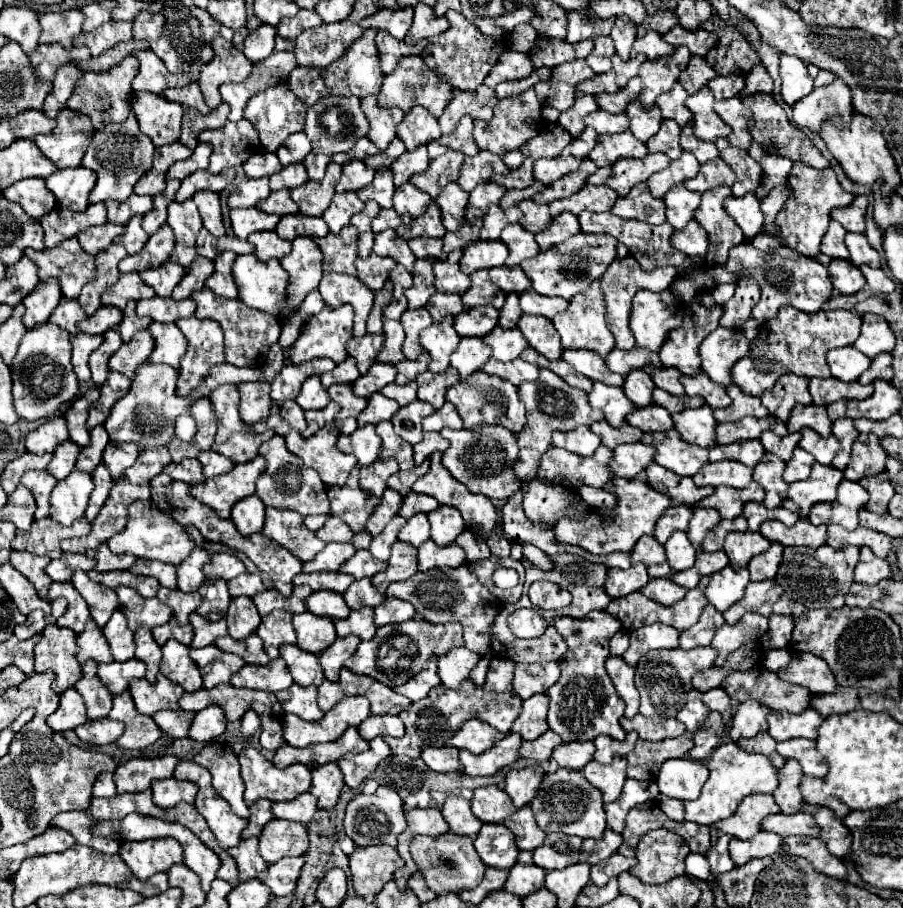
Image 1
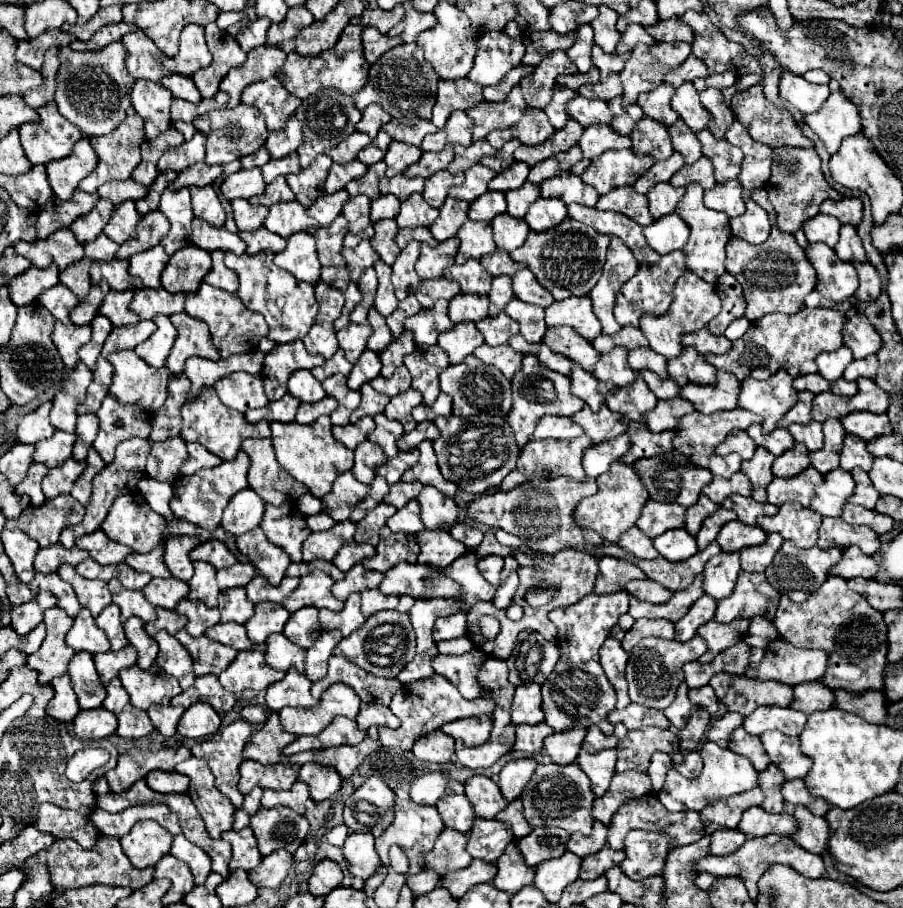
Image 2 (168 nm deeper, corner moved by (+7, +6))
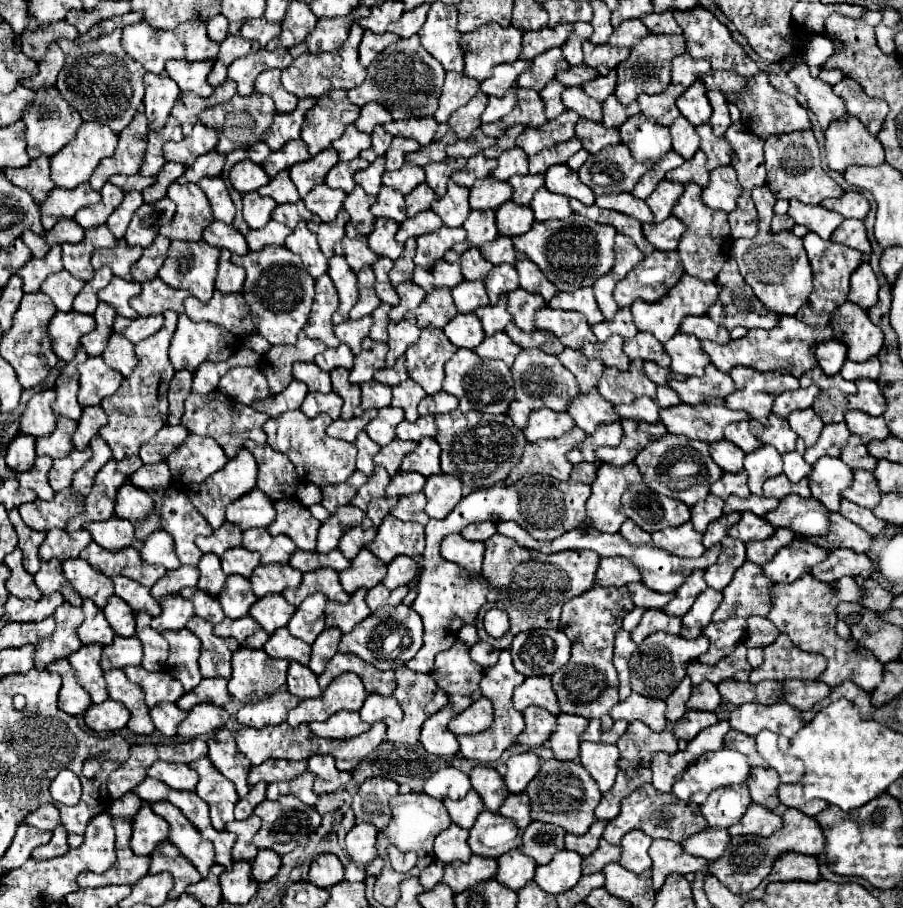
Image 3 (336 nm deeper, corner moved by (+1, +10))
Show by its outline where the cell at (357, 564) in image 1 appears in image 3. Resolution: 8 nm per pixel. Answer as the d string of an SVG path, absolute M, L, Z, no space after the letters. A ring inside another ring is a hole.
M353 527L349 529L341 541L339 541L339 551L349 559L353 561L357 557L357 553L367 547L367 543L371 543L377 535L377 529L363 529L363 527Z

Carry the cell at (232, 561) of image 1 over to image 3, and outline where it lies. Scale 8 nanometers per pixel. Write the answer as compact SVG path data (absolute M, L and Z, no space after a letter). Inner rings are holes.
M227 521L225 525L215 529L213 535L199 537L195 543L201 549L201 553L215 553L217 557L223 557L223 553L227 549L233 549L233 547L241 545L241 529Z

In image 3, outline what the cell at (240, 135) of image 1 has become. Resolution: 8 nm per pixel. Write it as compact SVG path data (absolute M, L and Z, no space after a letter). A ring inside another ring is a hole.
M251 93L247 97L239 97L235 95L231 101L215 105L205 109L203 113L199 113L199 121L203 125L207 125L209 129L215 129L219 133L219 143L217 143L217 153L231 153L237 147L245 147L249 149L251 145L255 145L255 141L263 141L263 133L271 127L271 119L275 117L275 105L271 101L271 97L267 95L259 95L259 93Z

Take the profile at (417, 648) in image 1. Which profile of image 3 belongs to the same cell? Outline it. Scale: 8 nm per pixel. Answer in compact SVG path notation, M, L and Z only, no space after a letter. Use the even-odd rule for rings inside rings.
M397 605L397 607L377 609L363 623L359 623L351 633L343 635L341 643L339 643L339 651L359 655L363 661L385 671L385 669L397 669L397 667L405 665L409 659L415 657L415 653L421 649L421 645L423 645L421 617L411 607Z

